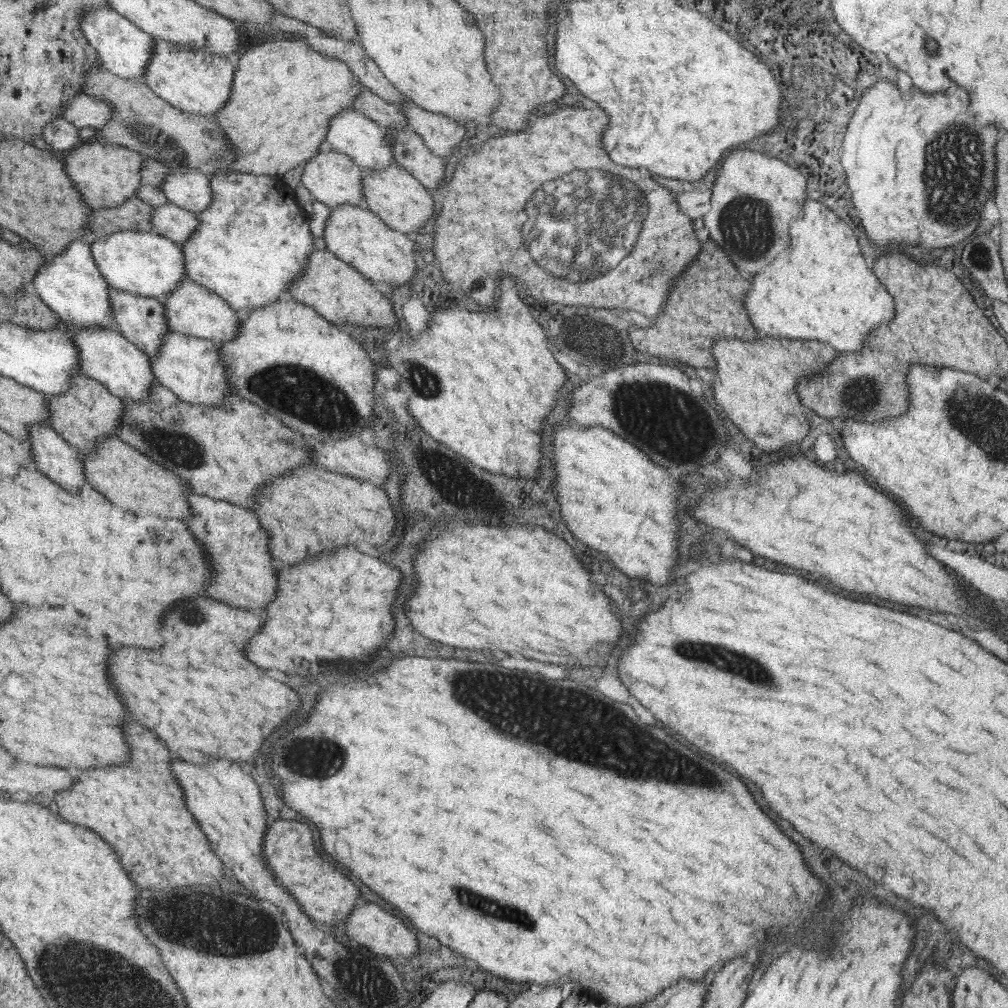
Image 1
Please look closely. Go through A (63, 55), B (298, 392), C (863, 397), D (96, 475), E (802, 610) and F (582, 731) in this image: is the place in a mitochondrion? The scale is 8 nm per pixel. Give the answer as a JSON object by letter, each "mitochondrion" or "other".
{"A":"other","B":"mitochondrion","C":"mitochondrion","D":"other","E":"other","F":"mitochondrion"}

